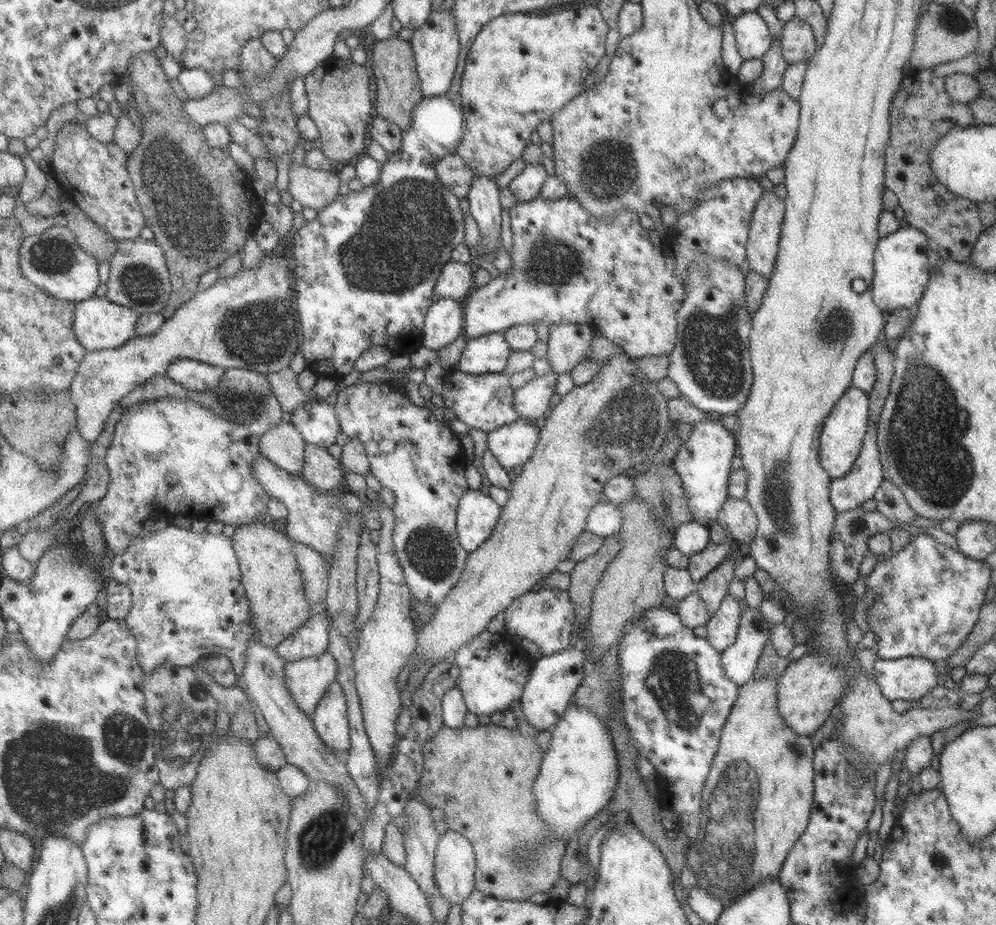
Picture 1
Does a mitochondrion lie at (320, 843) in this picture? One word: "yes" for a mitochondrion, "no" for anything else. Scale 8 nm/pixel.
yes

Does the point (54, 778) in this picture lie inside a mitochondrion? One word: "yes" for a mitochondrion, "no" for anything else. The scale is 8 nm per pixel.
yes

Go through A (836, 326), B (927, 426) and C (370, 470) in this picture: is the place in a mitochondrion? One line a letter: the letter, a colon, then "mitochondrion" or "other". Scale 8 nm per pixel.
A: mitochondrion
B: mitochondrion
C: other

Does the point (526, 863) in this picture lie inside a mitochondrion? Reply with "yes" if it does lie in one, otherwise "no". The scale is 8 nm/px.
yes

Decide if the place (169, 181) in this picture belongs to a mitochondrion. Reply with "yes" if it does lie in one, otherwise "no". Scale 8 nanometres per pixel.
yes

